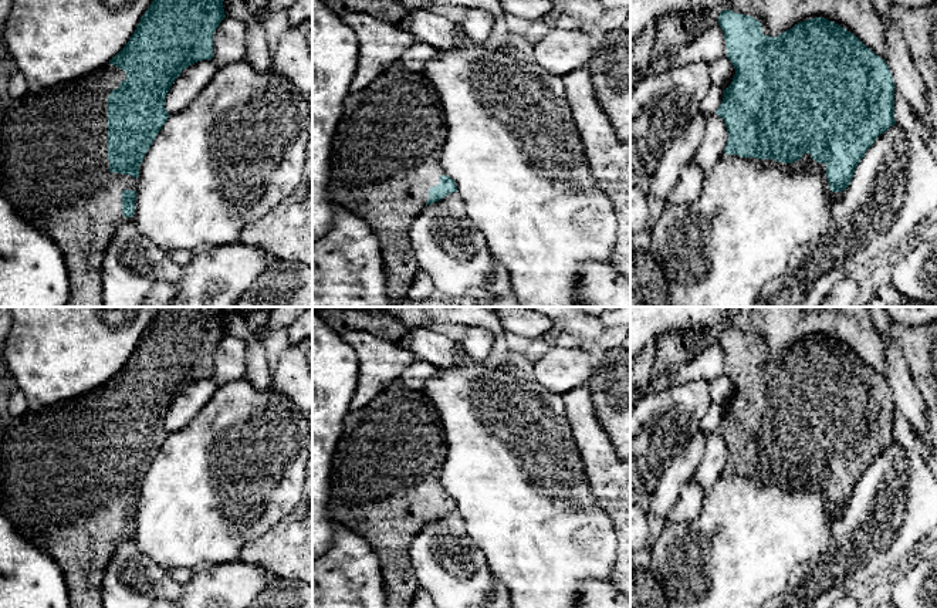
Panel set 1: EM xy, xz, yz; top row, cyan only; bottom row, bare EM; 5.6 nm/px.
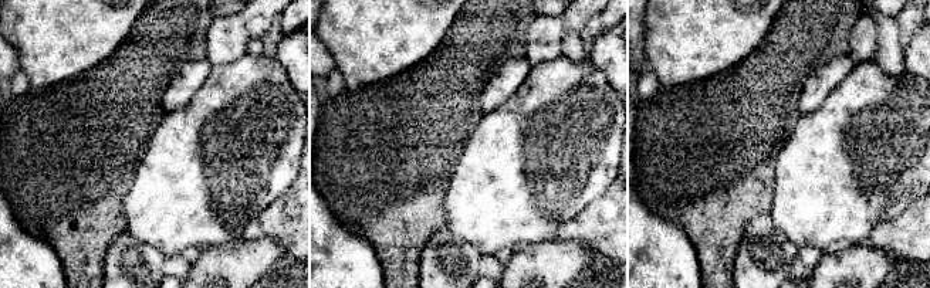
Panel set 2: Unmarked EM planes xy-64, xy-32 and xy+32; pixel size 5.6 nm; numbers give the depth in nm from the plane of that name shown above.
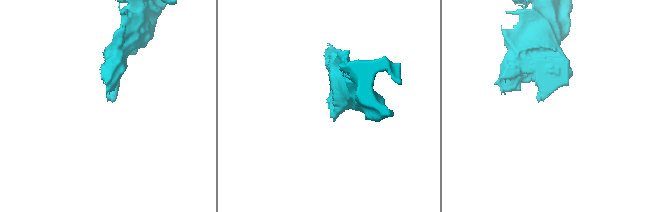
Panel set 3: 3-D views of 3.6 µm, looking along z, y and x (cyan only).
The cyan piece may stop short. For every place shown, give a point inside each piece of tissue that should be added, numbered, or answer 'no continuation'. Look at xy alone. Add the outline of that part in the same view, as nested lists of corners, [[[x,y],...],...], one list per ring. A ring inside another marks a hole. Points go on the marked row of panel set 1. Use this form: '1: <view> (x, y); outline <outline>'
1: xy (54, 169); outline [[[105,65],[77,80],[41,91],[27,91],[4,105],[0,145],[0,189],[17,215],[45,232],[64,256],[70,278],[70,298],[64,307],[104,307],[102,263],[118,227],[131,217],[122,212],[122,192],[136,189],[136,178],[109,172],[108,97],[126,80],[124,70]]]

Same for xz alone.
1: xz (385, 156); outline [[[393,63],[369,87],[349,92],[331,148],[329,196],[362,219],[376,234],[385,264],[388,295],[402,307],[420,270],[409,230],[426,207],[429,190],[446,175],[440,152],[447,138],[446,115],[423,72]]]

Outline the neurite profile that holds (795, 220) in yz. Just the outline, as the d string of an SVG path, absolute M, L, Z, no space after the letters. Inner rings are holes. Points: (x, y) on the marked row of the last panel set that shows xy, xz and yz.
M723 152L706 176L701 196L687 206L666 206L662 217L650 227L649 251L667 281L670 307L752 307L762 288L787 271L791 253L815 241L826 229L835 205L846 192L848 188L842 192L829 189L825 163L795 166Z

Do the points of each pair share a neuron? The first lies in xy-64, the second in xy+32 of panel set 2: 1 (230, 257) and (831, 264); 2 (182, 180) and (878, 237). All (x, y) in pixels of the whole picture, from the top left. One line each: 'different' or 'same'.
1: same
2: different

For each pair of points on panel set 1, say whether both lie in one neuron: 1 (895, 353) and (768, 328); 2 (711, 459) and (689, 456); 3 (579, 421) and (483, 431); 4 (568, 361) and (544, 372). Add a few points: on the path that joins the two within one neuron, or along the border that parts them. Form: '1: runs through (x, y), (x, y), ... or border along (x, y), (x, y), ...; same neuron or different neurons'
1: border along (890, 344), (902, 353), (912, 374); different neurons
2: border along (709, 432), (704, 456), (693, 476); different neurons
3: border along (561, 397), (574, 441), (581, 453); different neurons
4: runs through (562, 367), (550, 371); same neuron

